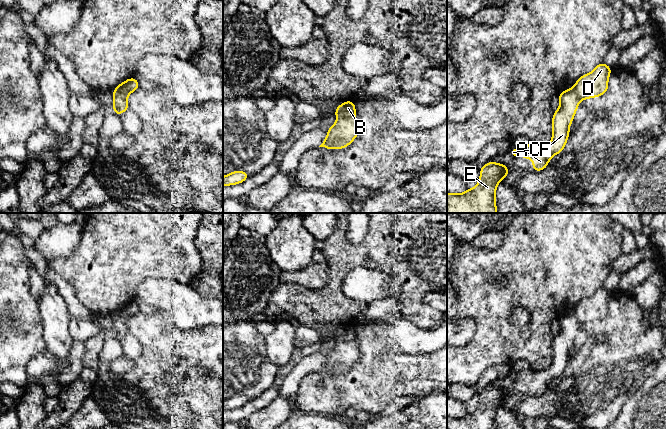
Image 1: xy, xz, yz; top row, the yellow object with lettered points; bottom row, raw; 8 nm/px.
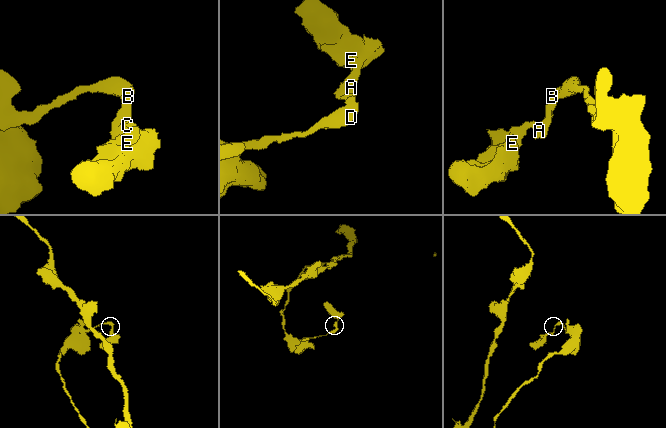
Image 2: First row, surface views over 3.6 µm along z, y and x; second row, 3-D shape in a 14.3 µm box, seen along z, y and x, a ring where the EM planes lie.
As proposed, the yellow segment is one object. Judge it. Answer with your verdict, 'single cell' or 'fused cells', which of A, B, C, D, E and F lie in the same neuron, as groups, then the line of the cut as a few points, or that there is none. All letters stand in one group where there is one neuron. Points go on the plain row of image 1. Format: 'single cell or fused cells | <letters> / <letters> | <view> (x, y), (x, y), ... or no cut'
fused cells | A B C E F / D | xz (353, 340), (338, 342)

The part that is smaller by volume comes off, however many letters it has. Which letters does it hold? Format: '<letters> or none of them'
A, B, C, E, F

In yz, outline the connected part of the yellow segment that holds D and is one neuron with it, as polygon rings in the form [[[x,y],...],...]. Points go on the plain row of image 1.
[[[601,286],[591,297],[581,300],[573,314],[581,324],[601,320],[608,314],[608,302],[611,296],[612,292]]]

